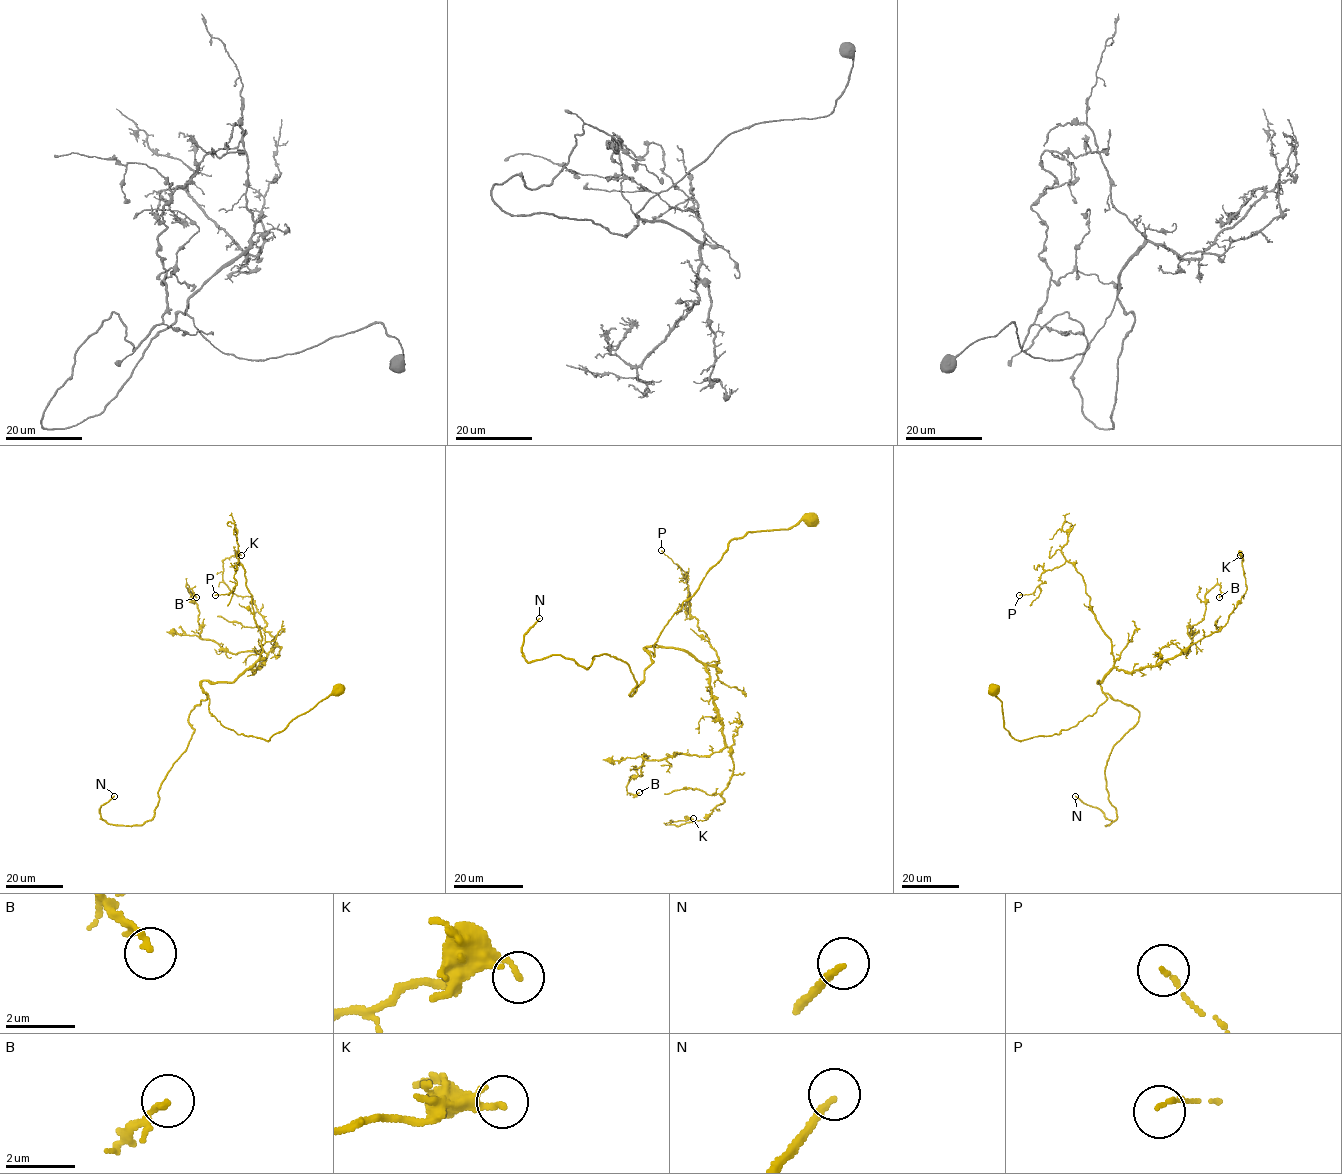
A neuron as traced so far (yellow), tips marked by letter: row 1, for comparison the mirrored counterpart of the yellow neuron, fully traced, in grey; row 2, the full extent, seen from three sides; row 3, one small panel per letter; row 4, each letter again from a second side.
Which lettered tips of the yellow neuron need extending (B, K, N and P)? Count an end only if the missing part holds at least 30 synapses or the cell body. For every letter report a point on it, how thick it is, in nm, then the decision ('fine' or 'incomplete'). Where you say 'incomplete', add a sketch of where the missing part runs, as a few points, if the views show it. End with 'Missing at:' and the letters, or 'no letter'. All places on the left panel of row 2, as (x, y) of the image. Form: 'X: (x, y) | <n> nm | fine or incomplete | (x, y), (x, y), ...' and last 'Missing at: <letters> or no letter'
B: (196, 597) | 150 nm | fine
K: (241, 555) | 150 nm | fine
N: (114, 796) | 200 nm | incomplete | (114, 796), (156, 762), (164, 739), (185, 721), (195, 628), (204, 615), (191, 610), (176, 580), (138, 541)
P: (215, 595) | 100 nm | fine
Missing at: N

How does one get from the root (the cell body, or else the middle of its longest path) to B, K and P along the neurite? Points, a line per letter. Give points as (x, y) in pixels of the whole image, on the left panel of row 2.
B: (336, 689), (269, 740), (223, 726), (201, 682), (232, 682), (267, 653), (202, 639), (186, 584), (196, 597)
K: (336, 689), (269, 740), (211, 715), (201, 682), (254, 672), (274, 643), (222, 578), (241, 555)
P: (336, 689), (269, 740), (223, 726), (201, 682), (235, 680), (262, 635), (238, 561), (236, 584), (215, 595)

